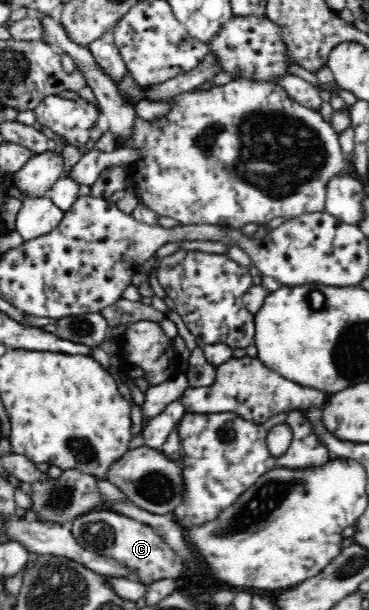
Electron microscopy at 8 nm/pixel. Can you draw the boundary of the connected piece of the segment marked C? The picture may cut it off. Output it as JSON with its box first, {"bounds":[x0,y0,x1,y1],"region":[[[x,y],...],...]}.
{"bounds":[72,510,183,586],"region":[[[109,510],[91,511],[77,516],[72,525],[72,535],[82,548],[135,571],[145,586],[163,578],[176,579],[183,572],[182,559],[163,541],[163,537],[157,535],[149,524],[139,523],[129,516]]]}

